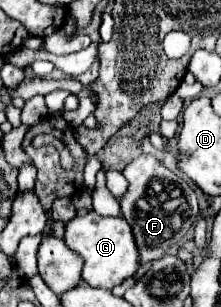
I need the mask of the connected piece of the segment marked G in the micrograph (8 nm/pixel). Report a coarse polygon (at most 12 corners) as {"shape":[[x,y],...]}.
{"shape":[[76,216],[64,242],[82,280],[112,290],[138,270],[122,216]]}

